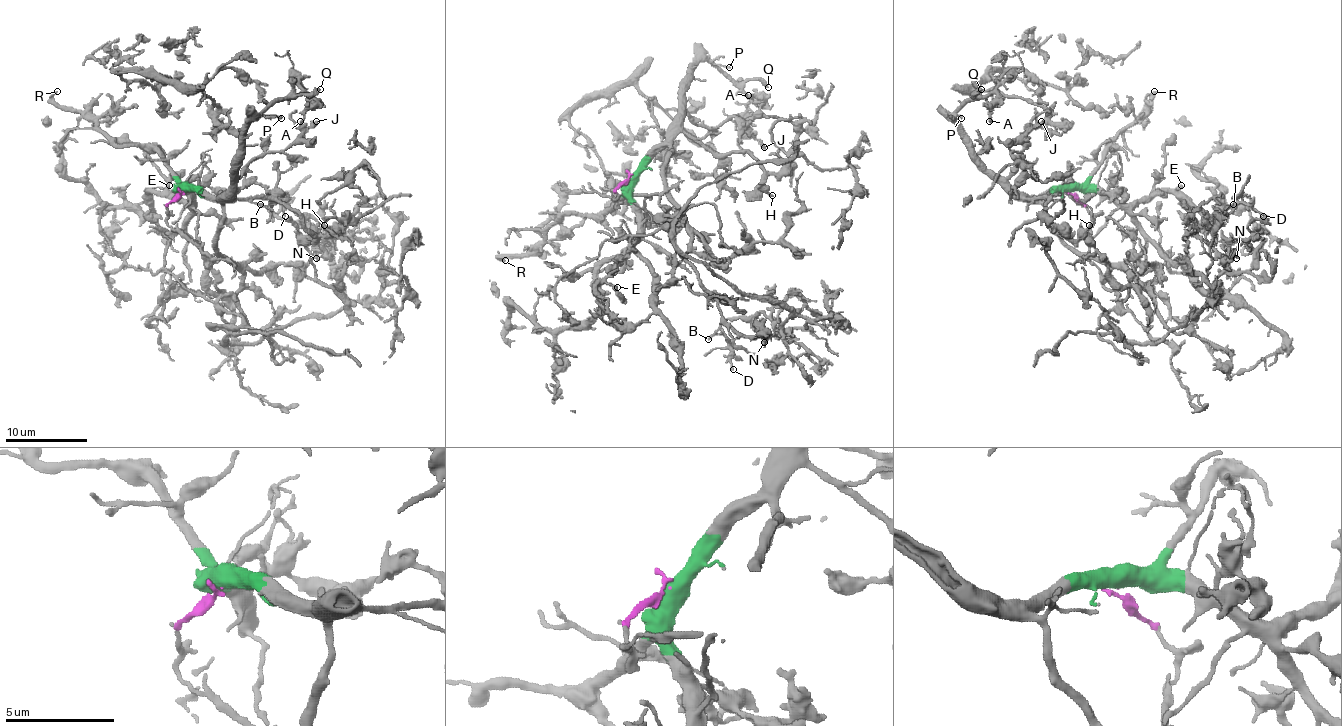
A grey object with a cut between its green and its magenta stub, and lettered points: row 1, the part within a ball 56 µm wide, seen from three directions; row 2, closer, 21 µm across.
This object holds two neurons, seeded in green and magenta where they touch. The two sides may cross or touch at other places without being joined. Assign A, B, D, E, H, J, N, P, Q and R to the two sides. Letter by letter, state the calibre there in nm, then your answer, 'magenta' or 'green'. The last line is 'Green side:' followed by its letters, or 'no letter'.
A: 200 nm thick; green
B: 140 nm thick; magenta
D: 140 nm thick; magenta
E: 170 nm thick; green
H: 160 nm thick; green
J: 280 nm thick; green
N: 160 nm thick; magenta
P: 150 nm thick; green
Q: 170 nm thick; green
R: 180 nm thick; green
Green side: A, E, H, J, P, Q, R

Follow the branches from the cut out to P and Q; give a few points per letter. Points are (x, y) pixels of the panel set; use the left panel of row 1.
P: (183, 189), (222, 196), (230, 187), (232, 161), (238, 154), (244, 128), (259, 115), (281, 117)
Q: (183, 189), (222, 196), (230, 187), (232, 161), (240, 150), (244, 128), (289, 97), (314, 95), (320, 89)

